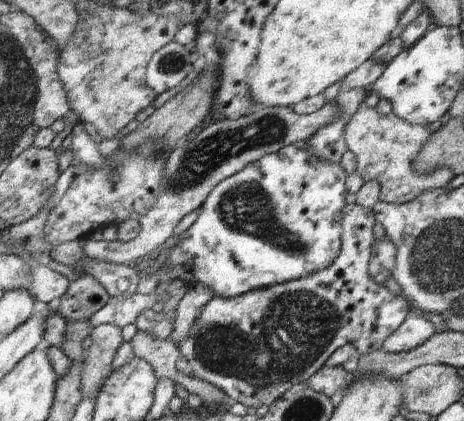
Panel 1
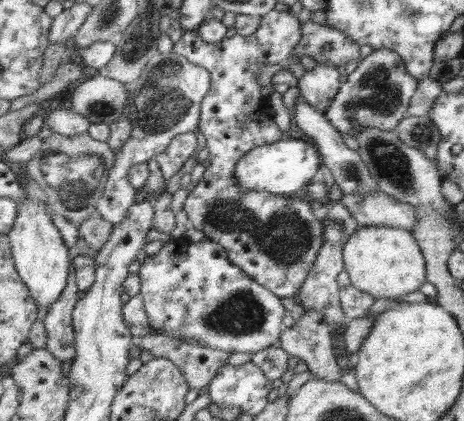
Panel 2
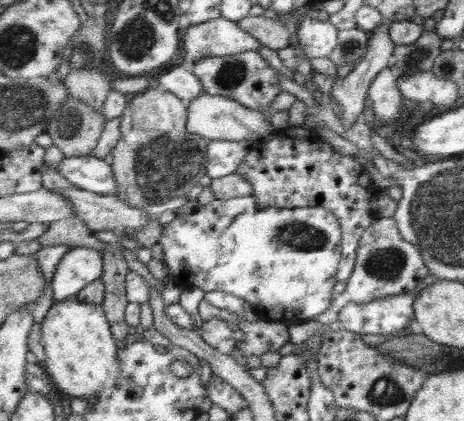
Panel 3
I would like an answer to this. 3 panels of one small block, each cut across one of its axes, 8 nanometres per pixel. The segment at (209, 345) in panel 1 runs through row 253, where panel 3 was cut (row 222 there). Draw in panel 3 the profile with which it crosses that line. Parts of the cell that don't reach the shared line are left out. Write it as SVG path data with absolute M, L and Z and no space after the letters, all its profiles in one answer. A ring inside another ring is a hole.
M287 126L275 140L253 142L253 150L245 160L245 166L239 168L239 174L253 182L257 202L263 208L327 208L337 214L345 236L337 280L345 284L357 268L361 238L365 236L365 230L373 226L379 208L377 200L383 194L383 188L379 188L365 170L367 168L363 168L357 158L343 156L323 142L317 130Z

